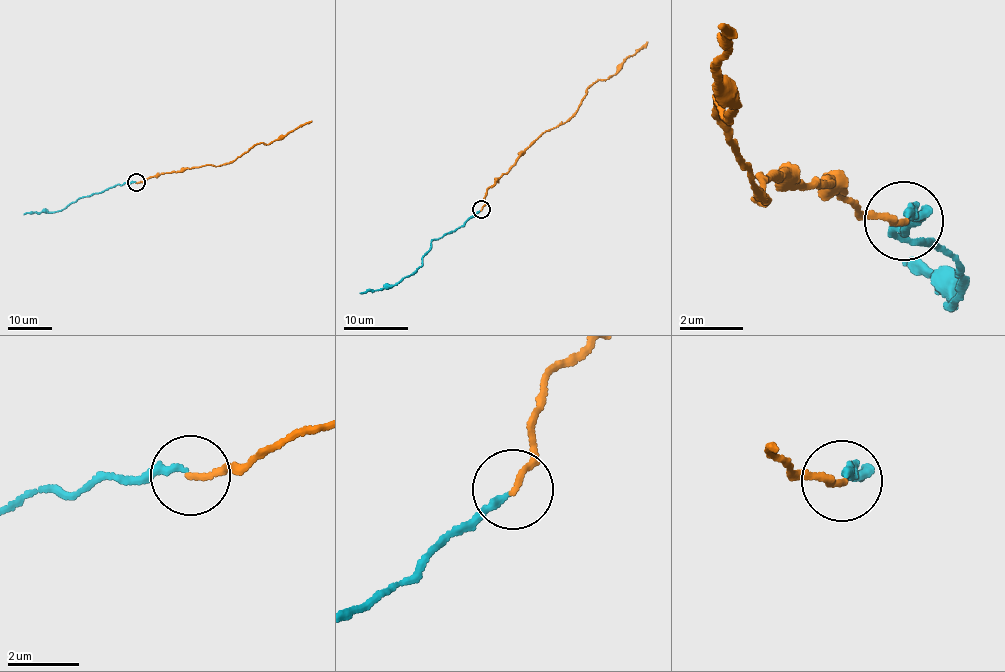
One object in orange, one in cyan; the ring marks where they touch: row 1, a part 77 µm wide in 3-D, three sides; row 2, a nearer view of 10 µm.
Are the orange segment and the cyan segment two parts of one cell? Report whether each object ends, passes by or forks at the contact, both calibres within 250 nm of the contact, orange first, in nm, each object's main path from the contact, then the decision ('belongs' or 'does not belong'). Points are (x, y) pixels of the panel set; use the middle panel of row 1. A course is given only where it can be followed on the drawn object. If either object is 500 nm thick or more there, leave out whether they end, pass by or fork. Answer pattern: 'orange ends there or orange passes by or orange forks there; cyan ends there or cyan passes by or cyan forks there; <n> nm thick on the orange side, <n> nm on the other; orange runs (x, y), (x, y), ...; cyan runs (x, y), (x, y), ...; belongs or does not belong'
orange ends there; cyan ends there; 170 nm thick on the orange side, 200 nm on the other; orange runs (481, 209), (489, 187), (537, 138), (570, 120), (592, 84), (619, 72), (627, 57), (647, 42); cyan runs (481, 210), (462, 226), (432, 240), (420, 266), (407, 277), (393, 285), (359, 293); does not belong

